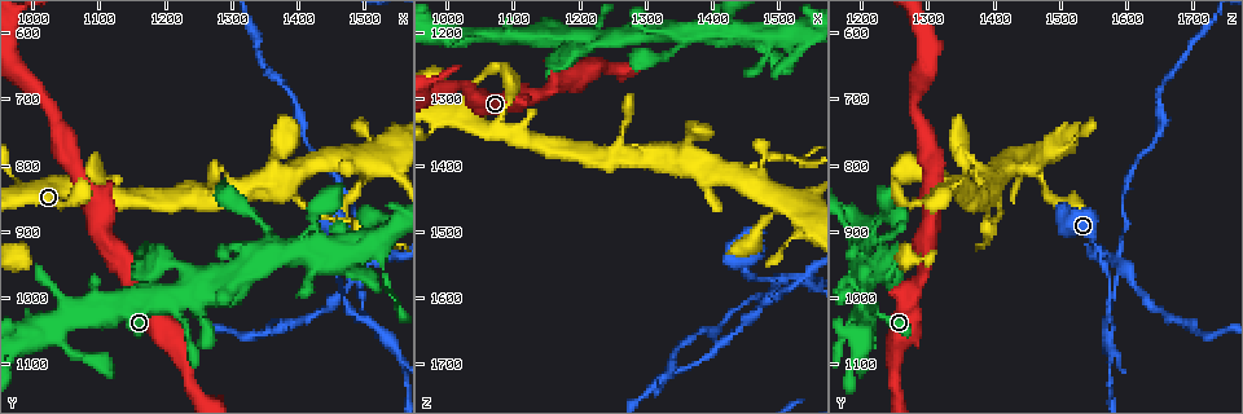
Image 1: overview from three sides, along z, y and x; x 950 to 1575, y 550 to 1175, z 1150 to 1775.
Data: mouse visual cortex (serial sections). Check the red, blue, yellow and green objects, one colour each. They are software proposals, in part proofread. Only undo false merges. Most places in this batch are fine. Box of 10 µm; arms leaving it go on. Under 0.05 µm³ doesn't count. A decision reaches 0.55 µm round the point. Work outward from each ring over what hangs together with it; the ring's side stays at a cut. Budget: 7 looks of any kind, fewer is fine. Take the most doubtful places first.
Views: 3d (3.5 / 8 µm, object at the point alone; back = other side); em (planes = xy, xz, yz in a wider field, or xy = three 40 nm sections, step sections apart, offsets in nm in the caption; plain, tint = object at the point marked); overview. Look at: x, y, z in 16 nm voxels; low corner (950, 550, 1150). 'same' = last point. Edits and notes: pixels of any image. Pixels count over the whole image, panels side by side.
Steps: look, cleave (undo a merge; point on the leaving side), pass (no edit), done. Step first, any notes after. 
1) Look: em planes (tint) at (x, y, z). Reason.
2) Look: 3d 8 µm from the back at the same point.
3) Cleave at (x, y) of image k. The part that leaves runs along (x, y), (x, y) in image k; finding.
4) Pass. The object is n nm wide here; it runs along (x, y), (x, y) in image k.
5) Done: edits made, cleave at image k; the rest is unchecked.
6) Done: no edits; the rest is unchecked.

Look: 3d 3.5 µm at (1355, 935, 1195). Calibre changes.

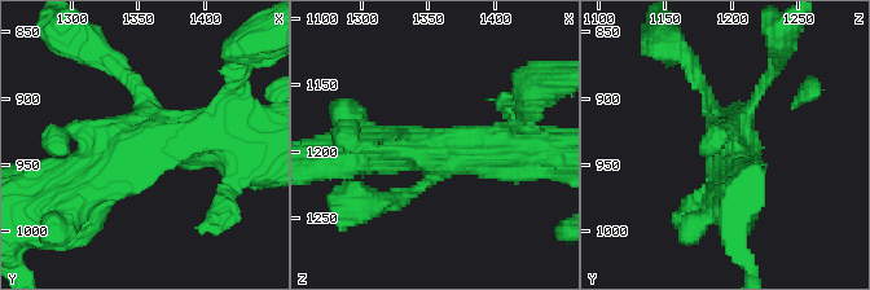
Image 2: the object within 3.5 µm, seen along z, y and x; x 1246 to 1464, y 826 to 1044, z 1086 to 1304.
Look: em xy step 2 (tint) at (1352, 934, 1196). 3 arms meet here; the arms are 150, 500, 500 nm wide.

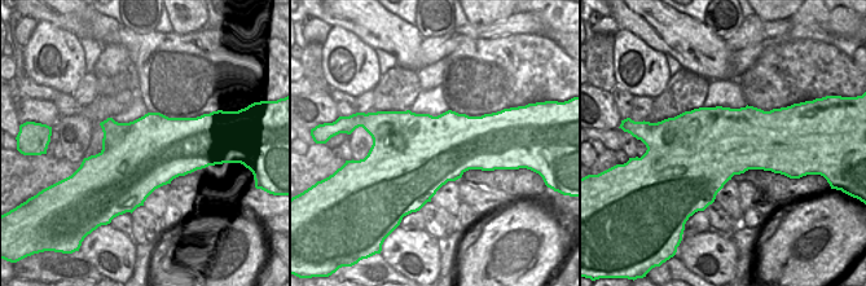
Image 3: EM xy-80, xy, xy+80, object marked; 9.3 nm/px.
Pass. It runs along (75, 201), (139, 141), (231, 145) in image 2; continuous, no second cell.

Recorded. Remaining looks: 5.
Look: 3d 3.5 µm at (1070, 830, 1350). Arms part here.

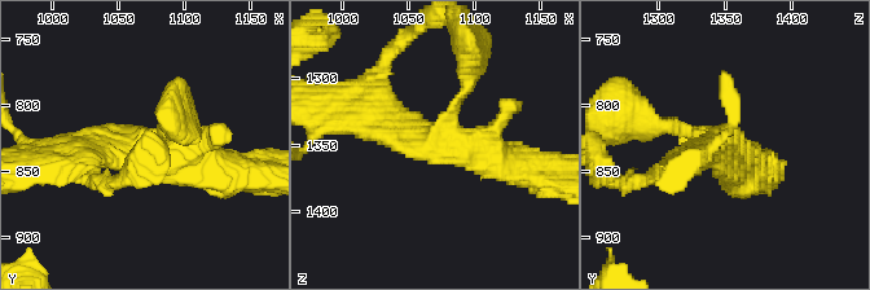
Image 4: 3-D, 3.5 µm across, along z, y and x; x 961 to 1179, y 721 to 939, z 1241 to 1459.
Look: em xy step 1 (tint) at (1068, 834, 1346). Shape alone is not enough.

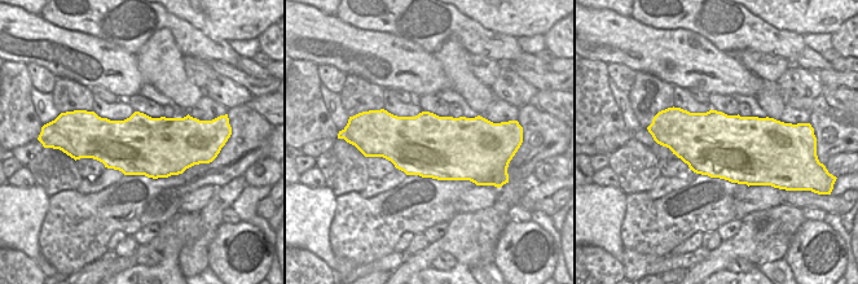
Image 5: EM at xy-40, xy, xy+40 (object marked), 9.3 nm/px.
Pass. It runs along (373, 96), (385, 126), (508, 163) in image 4; continuous, no second cell.

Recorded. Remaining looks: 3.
Look: 3d 8 µm at (1365, 805, 1375). Thick turns thin.

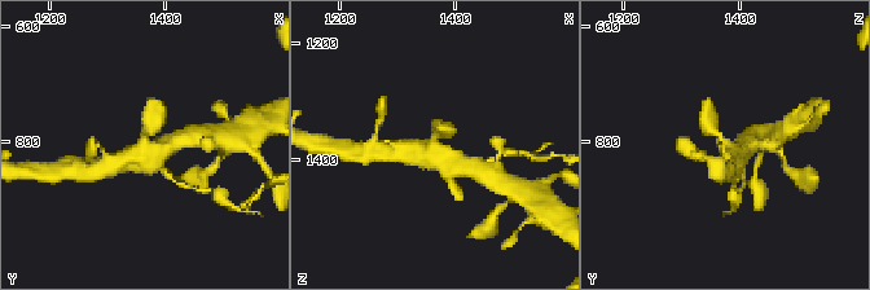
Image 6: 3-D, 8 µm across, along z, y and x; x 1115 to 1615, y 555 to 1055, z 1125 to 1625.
Look: 3d 3.5 µm at the same point.

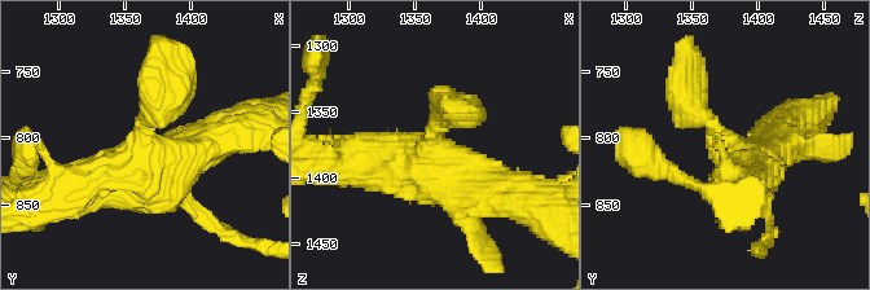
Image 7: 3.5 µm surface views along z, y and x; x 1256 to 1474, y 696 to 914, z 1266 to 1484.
Look: em xy step 1 (tint) at (1364, 808, 1380).

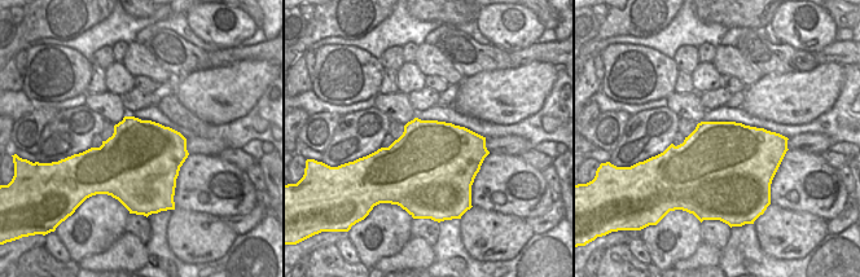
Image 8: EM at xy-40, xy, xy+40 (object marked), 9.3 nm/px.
Pass. It runs along (89, 187), (241, 127) in image 7; continuous, no second cell.

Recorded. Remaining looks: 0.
Done: no edits; the rest is unchecked.

